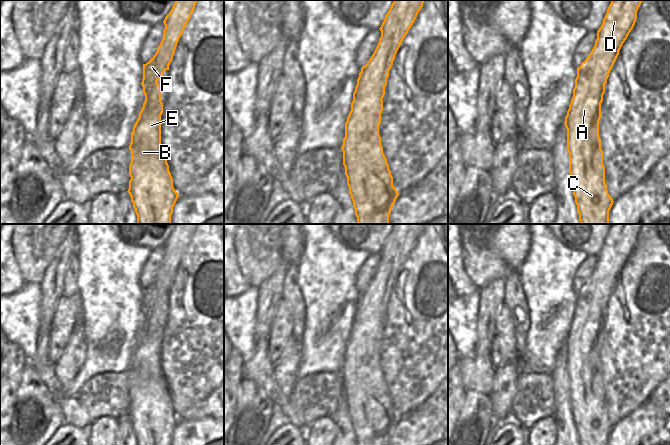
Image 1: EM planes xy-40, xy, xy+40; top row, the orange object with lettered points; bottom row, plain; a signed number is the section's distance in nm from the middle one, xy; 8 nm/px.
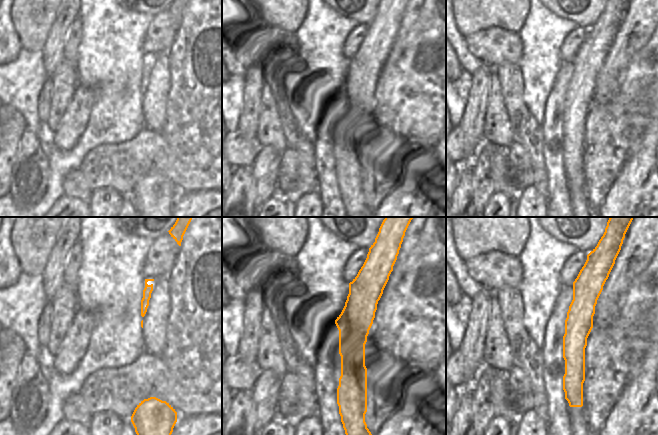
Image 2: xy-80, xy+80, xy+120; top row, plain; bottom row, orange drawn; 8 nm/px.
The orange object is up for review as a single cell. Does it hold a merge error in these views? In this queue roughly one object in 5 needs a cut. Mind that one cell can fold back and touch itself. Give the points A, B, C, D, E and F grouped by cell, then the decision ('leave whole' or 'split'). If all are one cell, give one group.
A B C D E F; leave whole

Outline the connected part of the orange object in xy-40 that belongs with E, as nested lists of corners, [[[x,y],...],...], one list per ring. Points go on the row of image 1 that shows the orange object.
[[[176,0],[171,11],[165,17],[163,23],[163,39],[155,55],[143,64],[142,87],[145,95],[143,107],[131,133],[131,163],[129,165],[128,193],[131,197],[137,224],[171,224],[173,207],[179,197],[173,187],[173,178],[169,171],[167,159],[161,147],[161,115],[163,103],[161,101],[161,85],[157,83],[163,77],[163,73],[169,70],[177,43],[195,9],[198,0]]]

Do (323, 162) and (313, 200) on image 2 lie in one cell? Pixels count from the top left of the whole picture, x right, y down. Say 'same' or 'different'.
different

